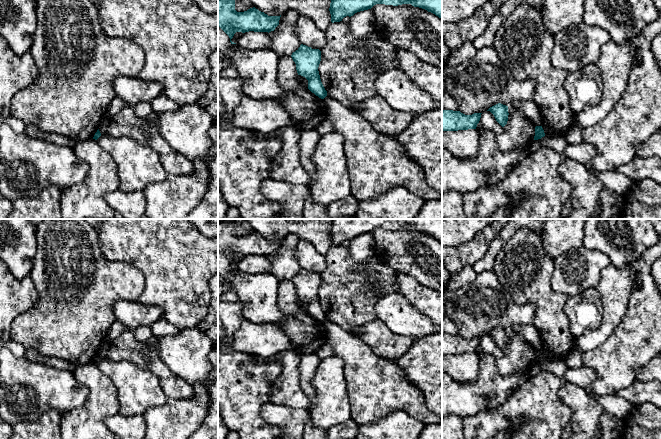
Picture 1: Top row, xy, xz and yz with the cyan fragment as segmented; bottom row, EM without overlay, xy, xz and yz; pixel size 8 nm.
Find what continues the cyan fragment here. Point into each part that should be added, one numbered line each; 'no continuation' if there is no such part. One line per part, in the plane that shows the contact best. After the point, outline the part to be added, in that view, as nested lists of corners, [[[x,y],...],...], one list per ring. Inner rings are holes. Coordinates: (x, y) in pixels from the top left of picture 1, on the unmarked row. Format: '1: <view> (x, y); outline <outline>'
no continuation

